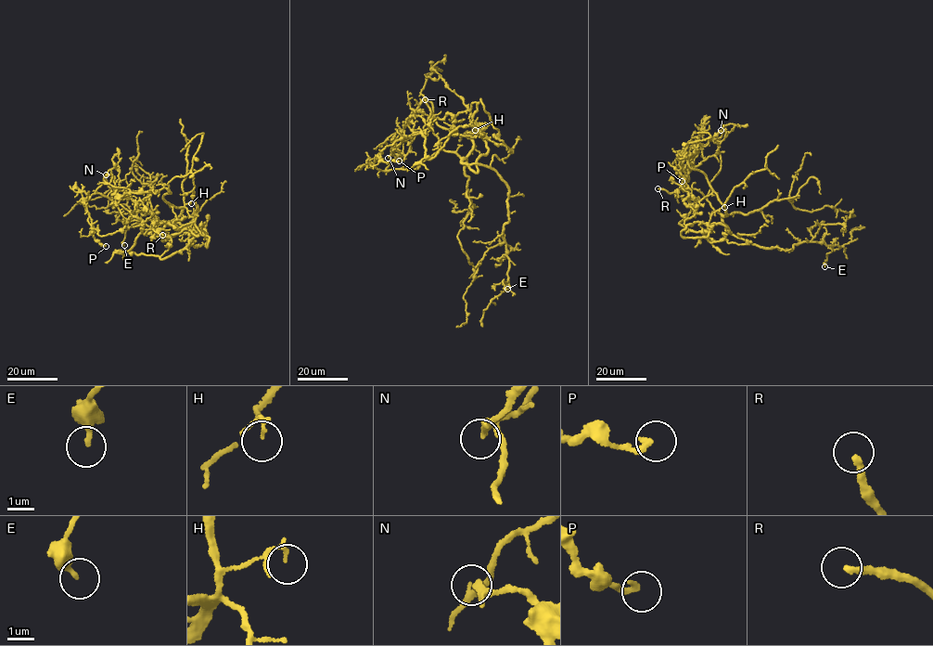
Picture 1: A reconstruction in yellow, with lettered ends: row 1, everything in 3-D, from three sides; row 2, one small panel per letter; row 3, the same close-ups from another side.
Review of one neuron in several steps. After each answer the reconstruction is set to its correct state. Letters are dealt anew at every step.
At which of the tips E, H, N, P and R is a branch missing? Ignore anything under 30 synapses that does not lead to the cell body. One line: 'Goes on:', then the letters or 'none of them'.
Goes on: R

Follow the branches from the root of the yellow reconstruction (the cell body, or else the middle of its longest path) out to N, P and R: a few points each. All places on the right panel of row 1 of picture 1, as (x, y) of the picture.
N: (731, 213), (726, 215), (725, 208), (706, 174), (690, 167), (687, 161), (696, 148), (706, 144), (721, 130)
P: (731, 213), (721, 214), (707, 199), (709, 184), (721, 164), (714, 140), (700, 136), (681, 152), (682, 181)
R: (731, 213), (721, 214), (695, 188), (679, 188), (669, 193), (658, 188)

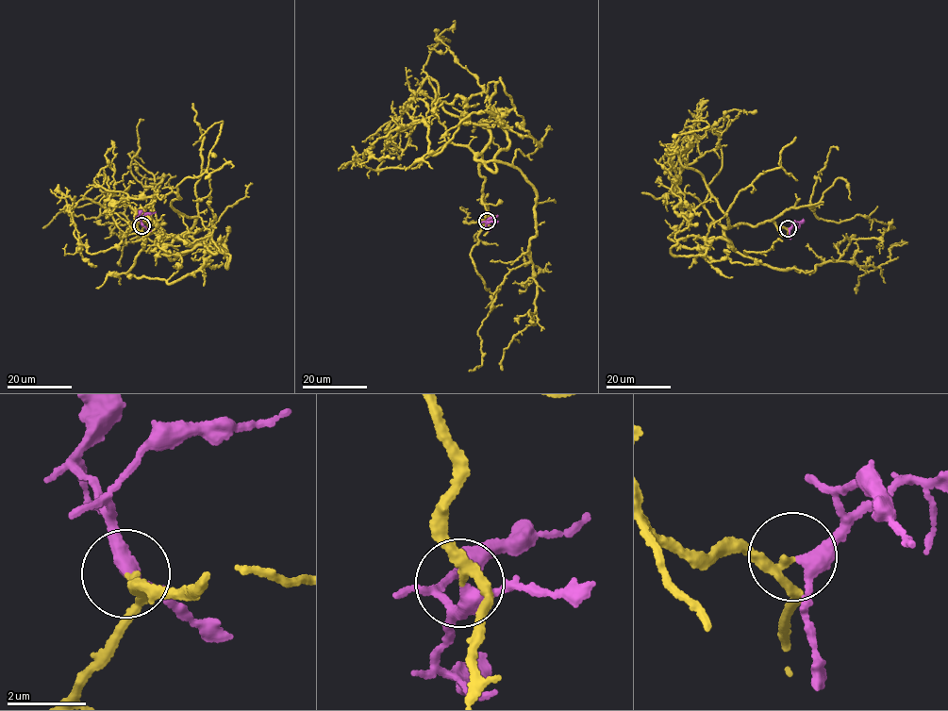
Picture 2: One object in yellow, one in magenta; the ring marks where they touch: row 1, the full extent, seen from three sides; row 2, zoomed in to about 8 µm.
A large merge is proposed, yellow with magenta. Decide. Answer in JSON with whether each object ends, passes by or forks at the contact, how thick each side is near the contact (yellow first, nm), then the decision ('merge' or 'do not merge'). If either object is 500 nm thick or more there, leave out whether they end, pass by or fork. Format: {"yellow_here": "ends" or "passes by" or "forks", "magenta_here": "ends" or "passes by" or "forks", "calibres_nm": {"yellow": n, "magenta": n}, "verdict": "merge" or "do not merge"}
{"yellow_here": "passes by", "magenta_here": "passes by", "calibres_nm": {"yellow": 190, "magenta": 300}, "verdict": "merge"}

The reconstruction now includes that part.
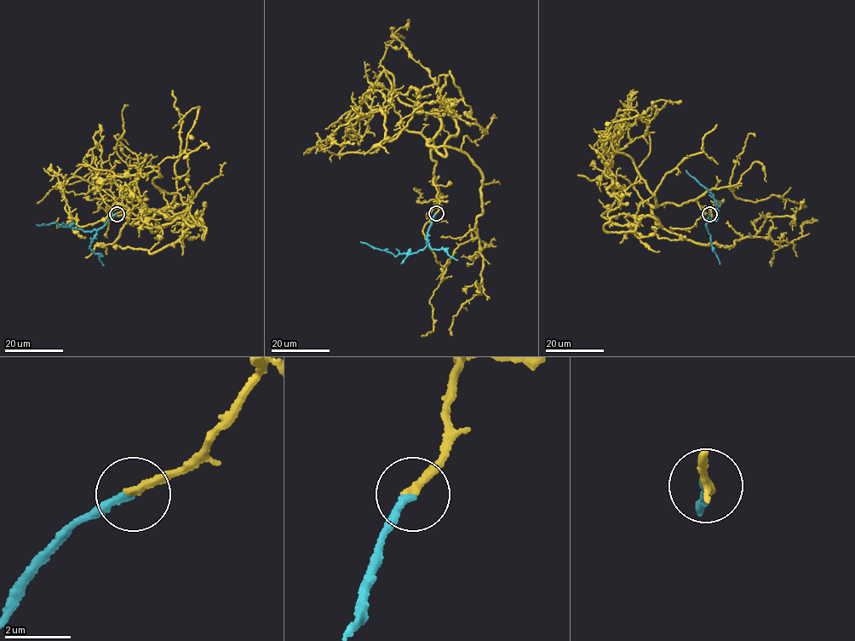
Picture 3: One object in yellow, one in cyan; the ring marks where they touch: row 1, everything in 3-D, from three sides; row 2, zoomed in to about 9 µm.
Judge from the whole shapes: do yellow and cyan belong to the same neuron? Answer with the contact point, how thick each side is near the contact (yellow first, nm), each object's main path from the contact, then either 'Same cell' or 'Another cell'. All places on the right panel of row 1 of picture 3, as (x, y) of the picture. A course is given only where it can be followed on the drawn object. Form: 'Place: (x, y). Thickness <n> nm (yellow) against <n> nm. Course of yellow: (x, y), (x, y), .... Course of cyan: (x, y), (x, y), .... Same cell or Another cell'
Place: (709, 214). Thickness 240 nm (yellow) against 200 nm. Course of yellow: (709, 214), (696, 200), (651, 210), (666, 231), (731, 247), (755, 235), (789, 242), (817, 221). Course of cyan: (709, 214), (707, 218), (714, 221), (717, 219), (718, 211), (713, 194), (685, 170). Same cell

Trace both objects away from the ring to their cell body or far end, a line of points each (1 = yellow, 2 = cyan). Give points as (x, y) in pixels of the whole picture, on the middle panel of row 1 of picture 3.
1: (436, 213), (431, 141), (464, 153), (482, 175), (479, 293), (453, 317), (451, 335)
2: (436, 213), (428, 228), (427, 244), (416, 252), (395, 256), (360, 241)

